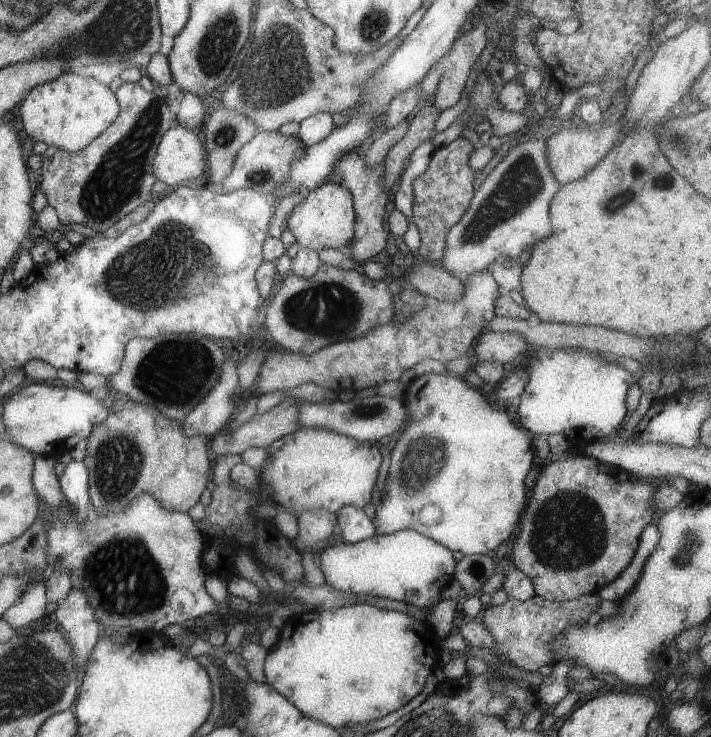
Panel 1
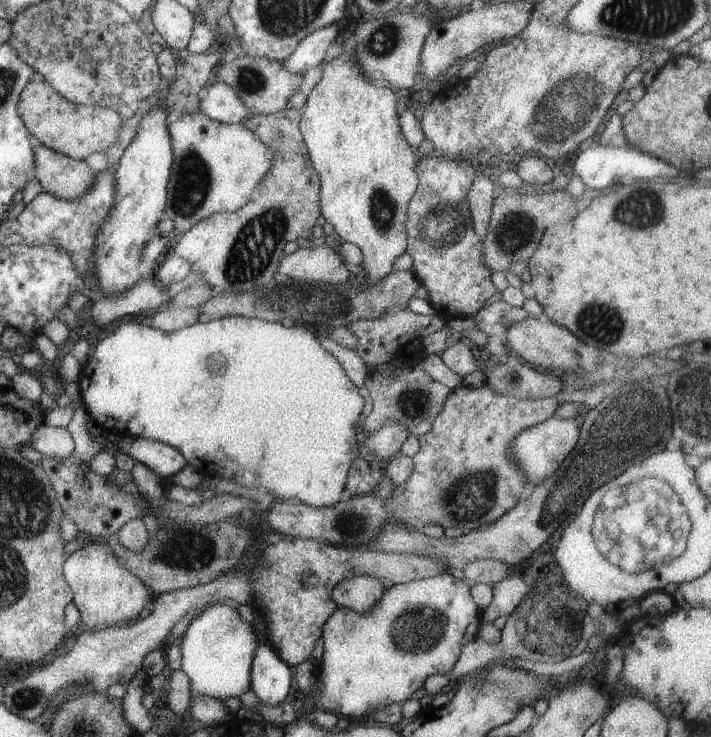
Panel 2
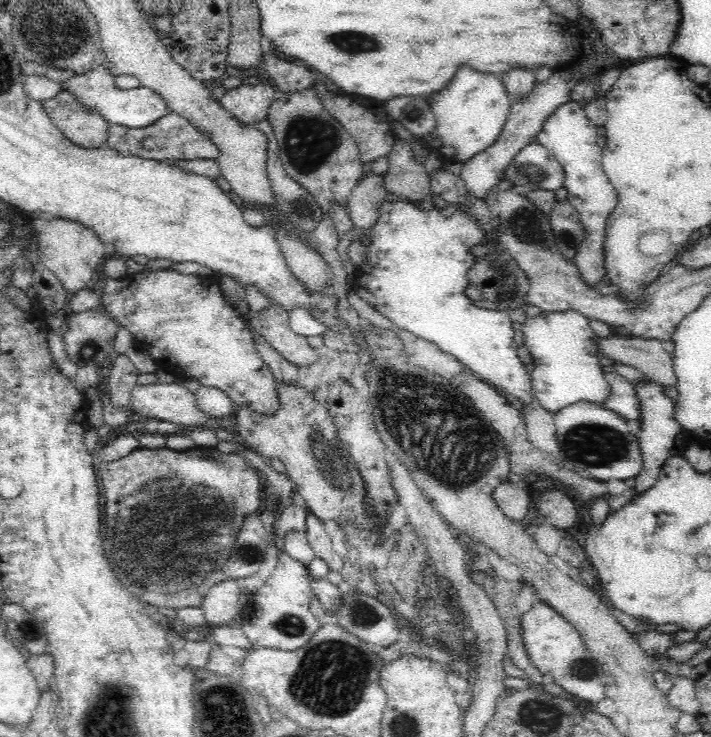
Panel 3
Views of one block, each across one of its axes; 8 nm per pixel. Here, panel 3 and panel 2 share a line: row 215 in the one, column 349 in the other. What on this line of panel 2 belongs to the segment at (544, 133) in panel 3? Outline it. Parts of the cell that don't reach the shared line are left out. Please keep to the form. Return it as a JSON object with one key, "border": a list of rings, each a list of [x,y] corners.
{"border":[[[369,575],[352,576],[335,584],[331,590],[331,600],[337,607],[365,614],[379,602],[385,589],[379,578]]]}

